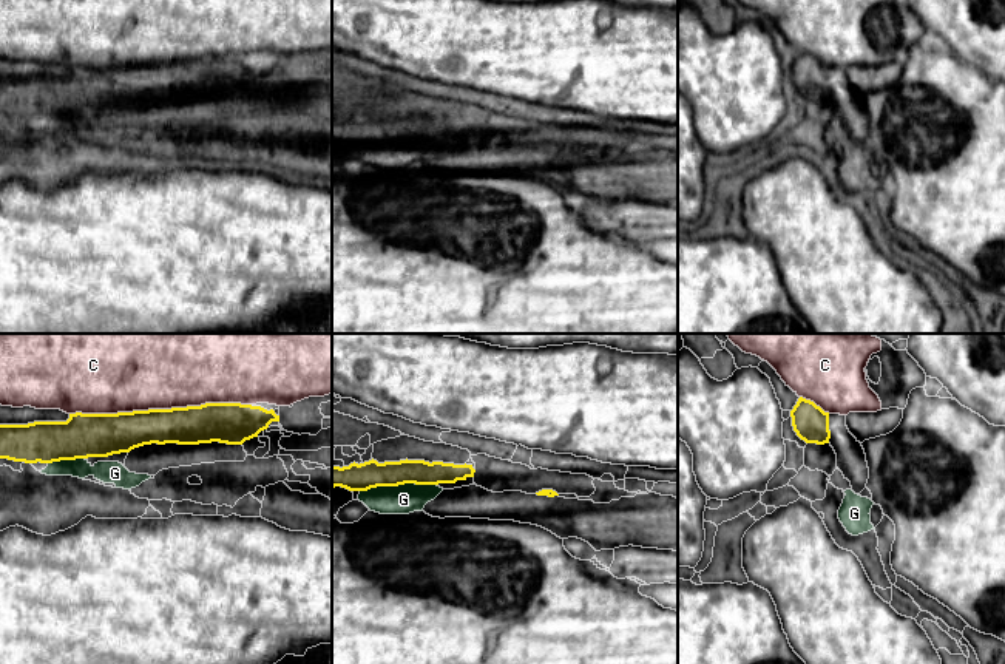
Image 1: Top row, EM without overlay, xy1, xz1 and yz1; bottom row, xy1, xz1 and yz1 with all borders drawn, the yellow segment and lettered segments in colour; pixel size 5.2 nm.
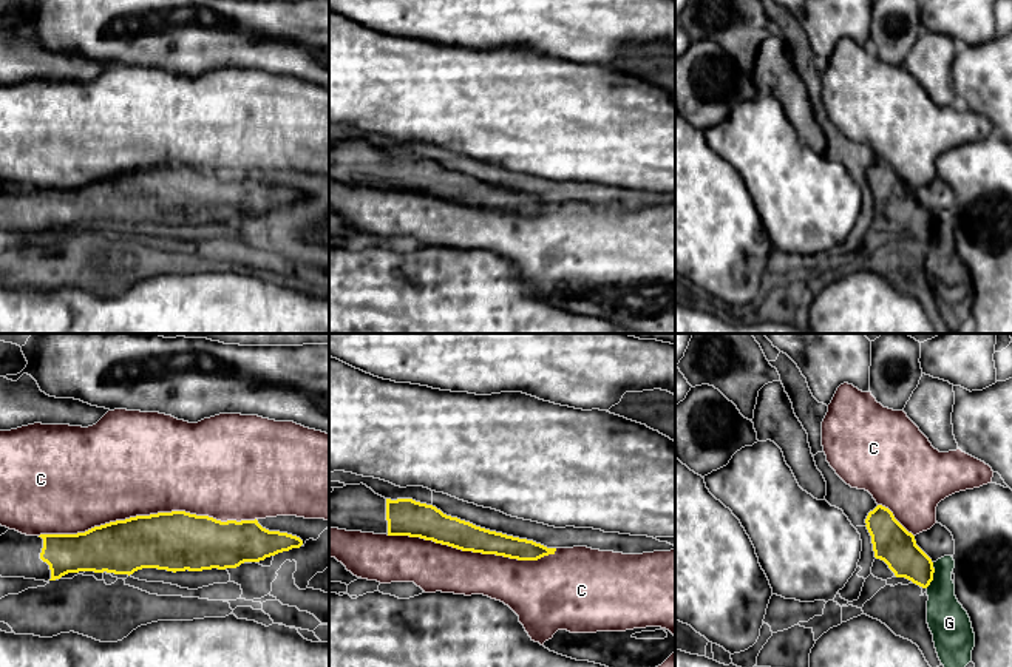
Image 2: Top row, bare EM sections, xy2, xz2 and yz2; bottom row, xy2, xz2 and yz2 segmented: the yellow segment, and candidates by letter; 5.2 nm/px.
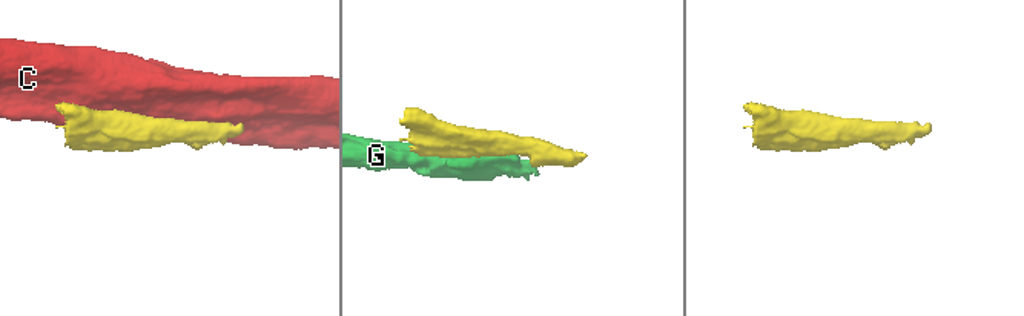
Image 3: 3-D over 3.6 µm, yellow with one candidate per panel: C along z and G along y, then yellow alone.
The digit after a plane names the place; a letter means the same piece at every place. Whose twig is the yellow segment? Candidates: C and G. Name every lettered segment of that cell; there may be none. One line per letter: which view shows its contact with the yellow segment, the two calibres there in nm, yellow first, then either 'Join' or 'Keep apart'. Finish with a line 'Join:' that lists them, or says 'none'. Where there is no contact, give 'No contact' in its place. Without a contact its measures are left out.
C: Touches yellow in xy2. Thickness 320 nm (yellow) against 480 nm. Keep apart
G: Touches yellow in xz1. Thickness 140 nm (yellow) against 160 nm. Keep apart
Join: none

